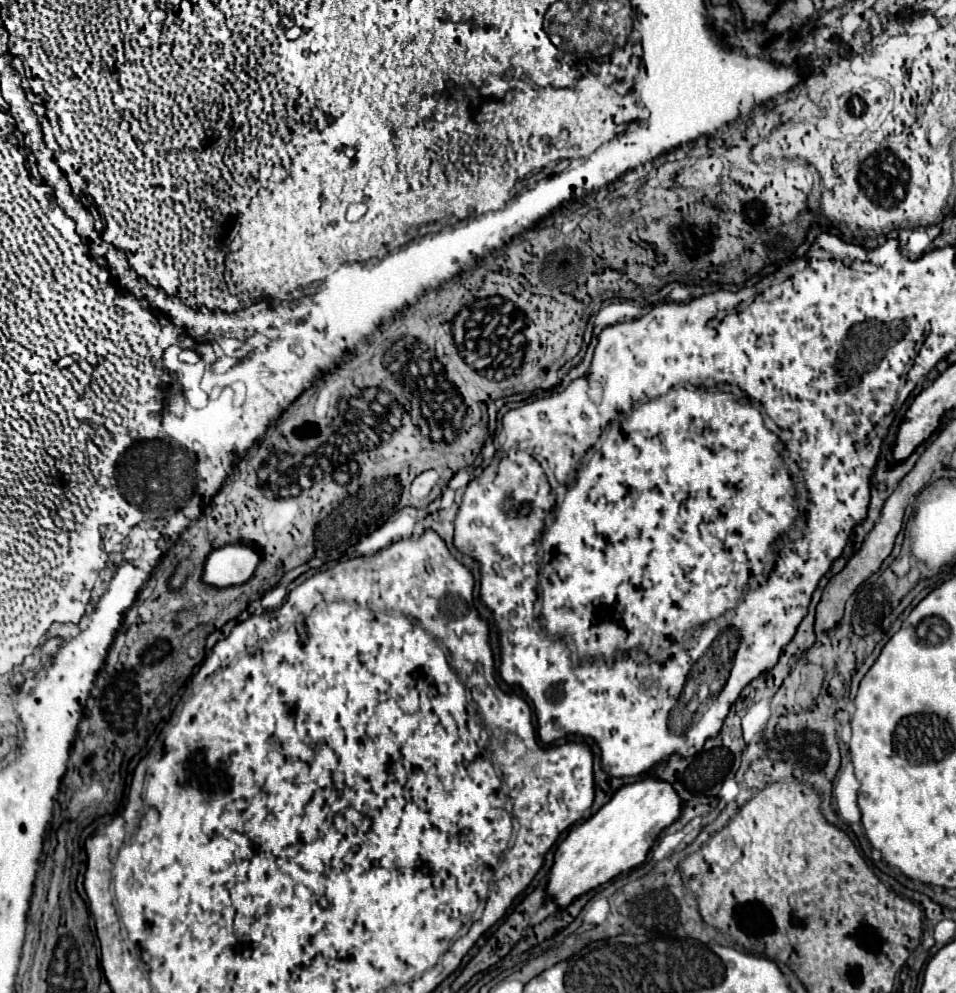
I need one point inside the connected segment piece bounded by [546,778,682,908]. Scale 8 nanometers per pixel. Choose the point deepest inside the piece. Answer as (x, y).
(617, 838)

